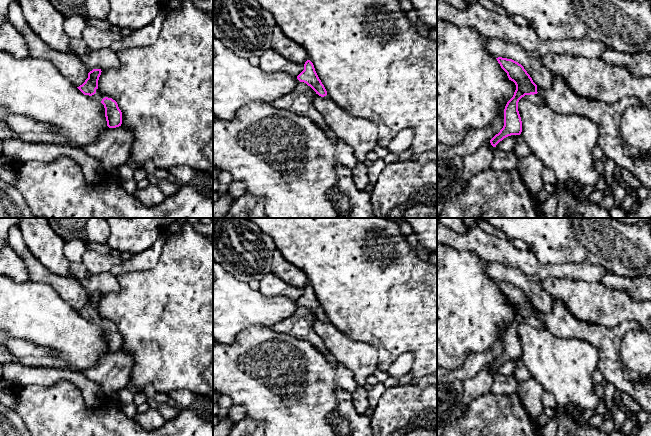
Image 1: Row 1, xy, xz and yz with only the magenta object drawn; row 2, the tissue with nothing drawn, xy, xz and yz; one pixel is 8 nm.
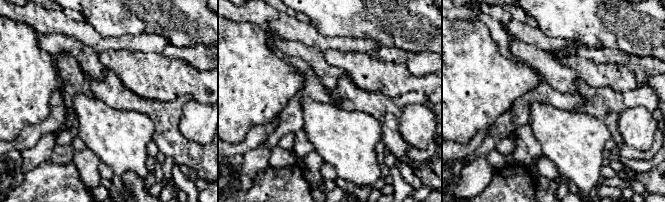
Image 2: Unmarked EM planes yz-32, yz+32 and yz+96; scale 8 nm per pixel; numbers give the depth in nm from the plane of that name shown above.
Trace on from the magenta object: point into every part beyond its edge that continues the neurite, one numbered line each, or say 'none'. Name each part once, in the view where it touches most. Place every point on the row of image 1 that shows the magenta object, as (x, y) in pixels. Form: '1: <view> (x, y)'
1: yz (536, 98)

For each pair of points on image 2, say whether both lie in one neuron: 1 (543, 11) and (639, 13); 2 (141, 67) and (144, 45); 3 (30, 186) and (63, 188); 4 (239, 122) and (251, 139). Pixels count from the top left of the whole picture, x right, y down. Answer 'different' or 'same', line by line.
1: same
2: different
3: same
4: different

